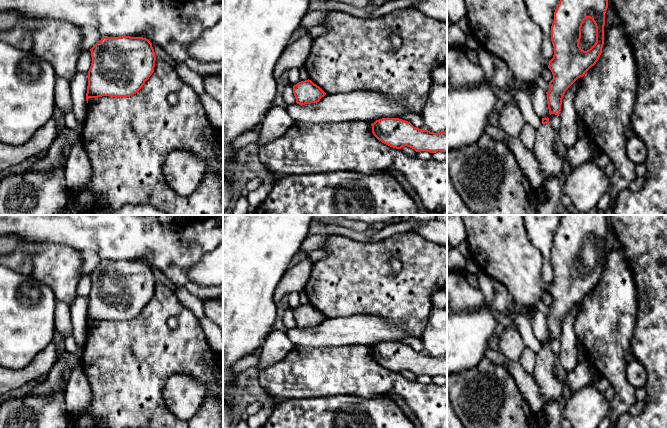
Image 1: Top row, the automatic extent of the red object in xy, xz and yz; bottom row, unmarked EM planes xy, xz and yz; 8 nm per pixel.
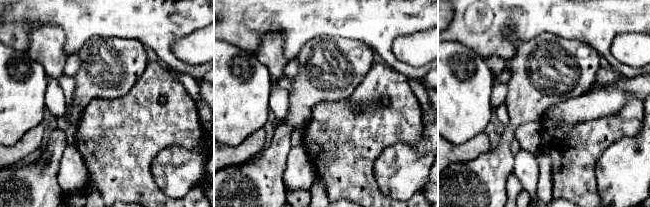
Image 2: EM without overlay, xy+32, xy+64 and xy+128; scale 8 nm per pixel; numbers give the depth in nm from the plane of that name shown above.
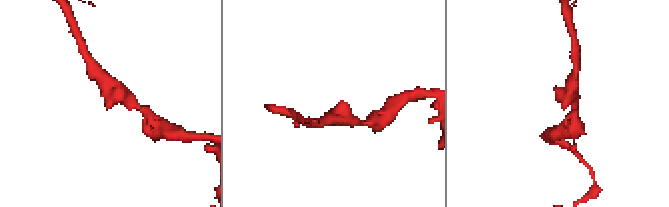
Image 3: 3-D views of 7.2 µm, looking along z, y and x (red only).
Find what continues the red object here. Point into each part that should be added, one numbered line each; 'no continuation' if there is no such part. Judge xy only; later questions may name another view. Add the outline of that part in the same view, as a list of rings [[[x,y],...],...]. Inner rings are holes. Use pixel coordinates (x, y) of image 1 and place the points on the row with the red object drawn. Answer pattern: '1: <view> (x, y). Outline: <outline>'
no continuation

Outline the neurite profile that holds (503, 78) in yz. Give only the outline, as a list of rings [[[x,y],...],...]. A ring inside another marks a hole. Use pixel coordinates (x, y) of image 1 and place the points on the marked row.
[[[493,55],[494,74],[490,79],[490,84],[502,89],[515,88],[523,91],[531,100],[536,114],[541,118],[549,118],[549,124],[554,132],[558,132],[561,127],[559,115],[549,114],[546,92],[537,87],[534,82],[526,83],[518,80],[508,67],[508,65],[499,57]]]

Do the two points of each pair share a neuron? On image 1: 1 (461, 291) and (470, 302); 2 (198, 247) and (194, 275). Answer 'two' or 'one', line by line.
1: one
2: two

